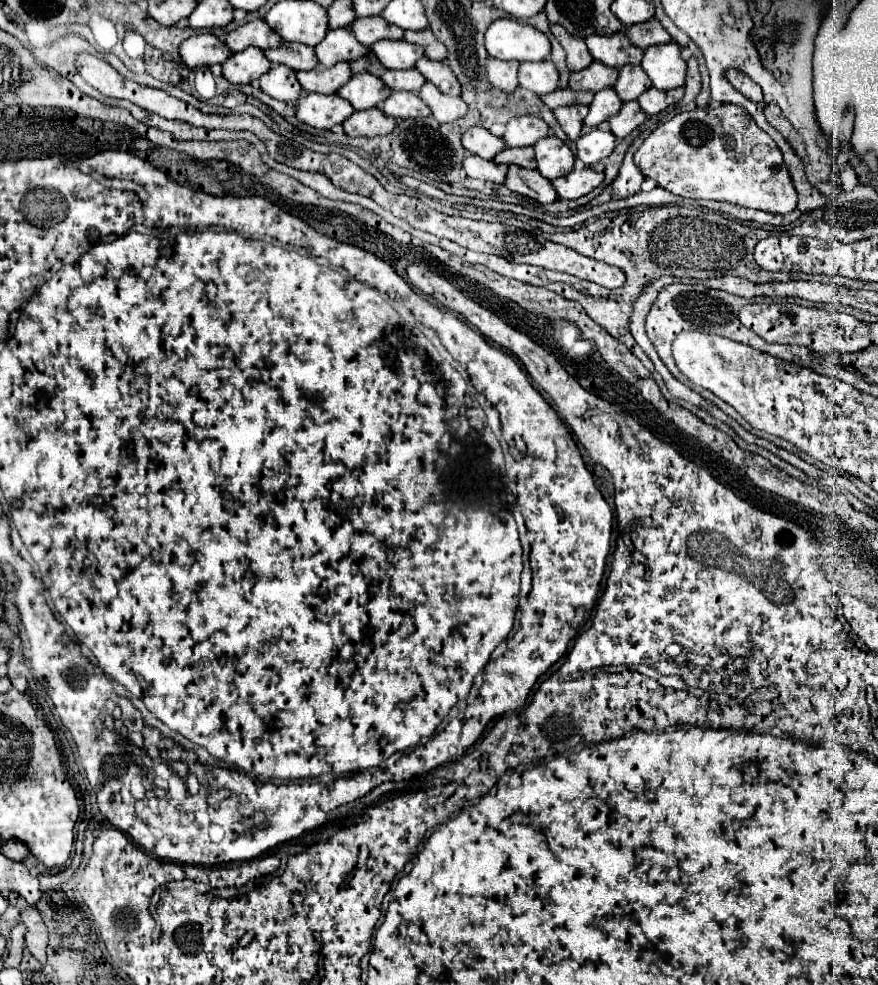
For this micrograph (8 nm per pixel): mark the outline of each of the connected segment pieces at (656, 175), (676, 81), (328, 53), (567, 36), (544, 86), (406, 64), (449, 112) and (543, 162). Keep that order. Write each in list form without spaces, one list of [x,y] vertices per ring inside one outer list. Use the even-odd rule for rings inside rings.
[[[734,104],[676,114],[644,140],[634,162],[646,178],[684,198],[718,200],[770,214],[788,214],[798,204],[780,148],[748,112]]]
[[[676,42],[648,48],[644,52],[642,68],[652,80],[652,86],[658,90],[672,90],[684,86],[686,62],[680,56],[680,46]]]
[[[338,28],[338,30],[328,30],[326,38],[314,48],[318,62],[326,68],[334,66],[336,62],[352,62],[364,58],[370,48],[358,44],[354,40],[354,34],[348,32],[348,28]]]
[[[552,24],[550,26],[552,34],[556,36],[556,40],[562,44],[562,48],[566,50],[566,56],[568,56],[568,68],[572,72],[576,70],[584,70],[586,66],[592,64],[592,54],[590,50],[586,48],[584,44],[584,38],[578,38],[578,36],[572,36],[570,32],[566,32],[566,28],[562,28],[560,24]]]
[[[550,60],[520,64],[520,72],[518,72],[520,86],[536,92],[538,96],[544,96],[554,88],[558,88],[558,78],[560,78],[558,70]]]
[[[378,40],[372,46],[372,52],[380,58],[386,68],[406,70],[412,68],[422,56],[422,46],[410,44],[406,40]]]
[[[426,82],[422,86],[418,96],[432,108],[432,116],[438,122],[454,122],[454,120],[462,118],[468,112],[468,106],[466,106],[466,102],[460,96],[458,98],[446,96],[430,82]]]
[[[556,136],[538,140],[534,144],[534,152],[536,152],[536,162],[538,162],[538,172],[548,180],[566,176],[574,168],[572,150]]]

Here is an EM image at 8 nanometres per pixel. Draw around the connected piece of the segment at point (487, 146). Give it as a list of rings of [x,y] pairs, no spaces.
[[[474,126],[474,128],[464,132],[462,146],[468,152],[472,152],[472,154],[476,154],[480,158],[486,158],[486,160],[492,160],[498,152],[502,152],[506,148],[502,138],[490,134],[486,128],[480,128],[480,126]]]

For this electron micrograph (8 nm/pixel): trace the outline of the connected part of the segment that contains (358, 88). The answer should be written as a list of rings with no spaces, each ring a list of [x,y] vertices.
[[[368,72],[352,76],[350,82],[338,90],[338,94],[344,100],[348,100],[356,110],[368,110],[380,106],[390,96],[390,92],[392,90],[386,88],[386,84],[382,84],[382,78],[372,76]]]

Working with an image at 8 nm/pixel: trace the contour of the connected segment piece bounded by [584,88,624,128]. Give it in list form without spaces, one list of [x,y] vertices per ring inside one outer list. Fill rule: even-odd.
[[[606,88],[606,90],[600,90],[596,96],[594,96],[594,100],[592,100],[592,104],[590,104],[590,112],[588,112],[588,116],[584,118],[584,124],[586,126],[598,126],[598,124],[602,124],[604,120],[608,120],[608,118],[612,118],[620,108],[622,108],[622,100],[618,98],[618,94],[614,92],[614,88]]]

